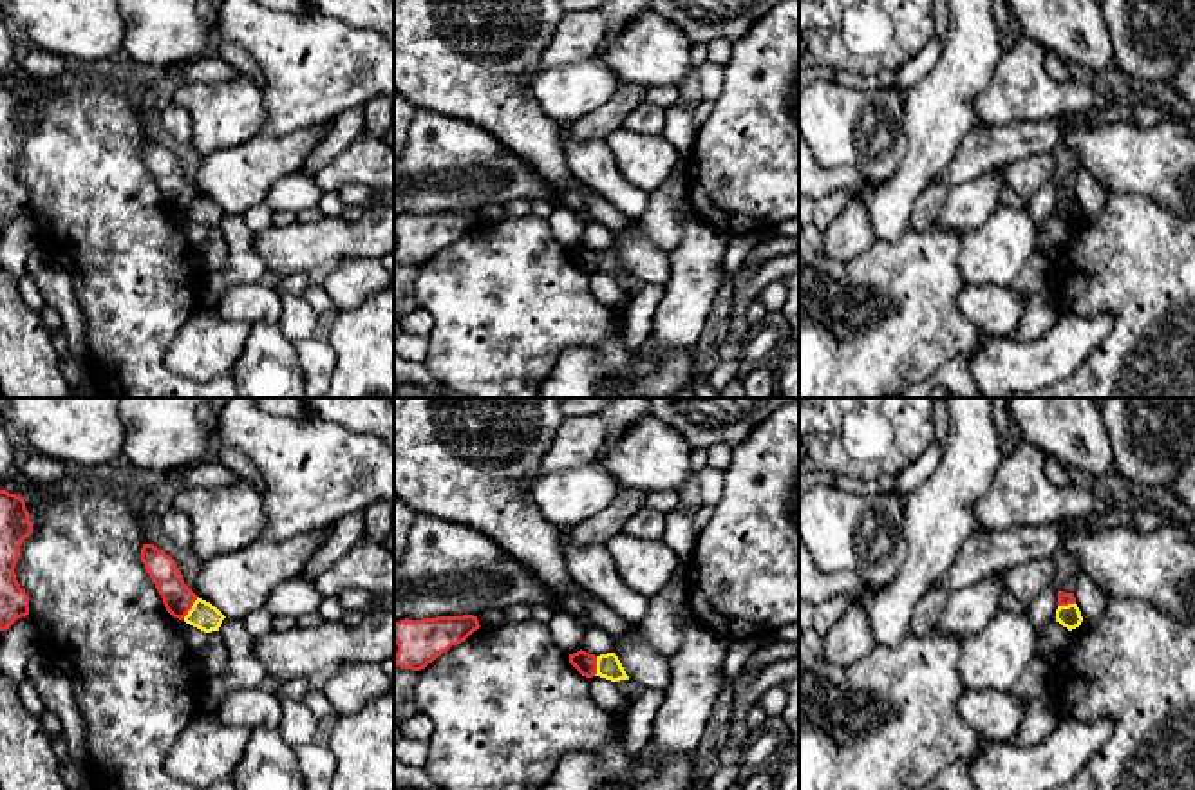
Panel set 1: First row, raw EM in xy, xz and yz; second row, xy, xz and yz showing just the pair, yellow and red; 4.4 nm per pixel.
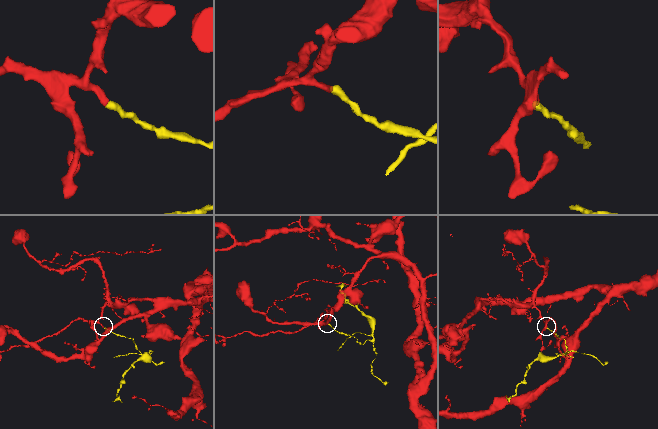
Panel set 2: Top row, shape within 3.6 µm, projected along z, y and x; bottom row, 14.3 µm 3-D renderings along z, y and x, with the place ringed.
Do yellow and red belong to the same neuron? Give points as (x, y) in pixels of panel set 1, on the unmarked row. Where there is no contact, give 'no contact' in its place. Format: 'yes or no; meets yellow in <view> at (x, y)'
no; meets yellow in xy at (192, 203)

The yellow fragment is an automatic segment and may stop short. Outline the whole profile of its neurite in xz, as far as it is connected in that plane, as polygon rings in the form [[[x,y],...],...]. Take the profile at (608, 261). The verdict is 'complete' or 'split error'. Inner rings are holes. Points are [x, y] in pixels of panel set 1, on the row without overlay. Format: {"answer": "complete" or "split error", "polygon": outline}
{"answer": "complete", "polygon": [[[615,248],[597,251],[597,269],[595,271],[600,271],[611,277],[629,275],[629,271],[626,269]]]}

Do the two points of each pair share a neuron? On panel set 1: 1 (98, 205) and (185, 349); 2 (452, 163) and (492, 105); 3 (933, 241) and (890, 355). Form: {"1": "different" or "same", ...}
{"1": "different", "2": "different", "3": "same"}

